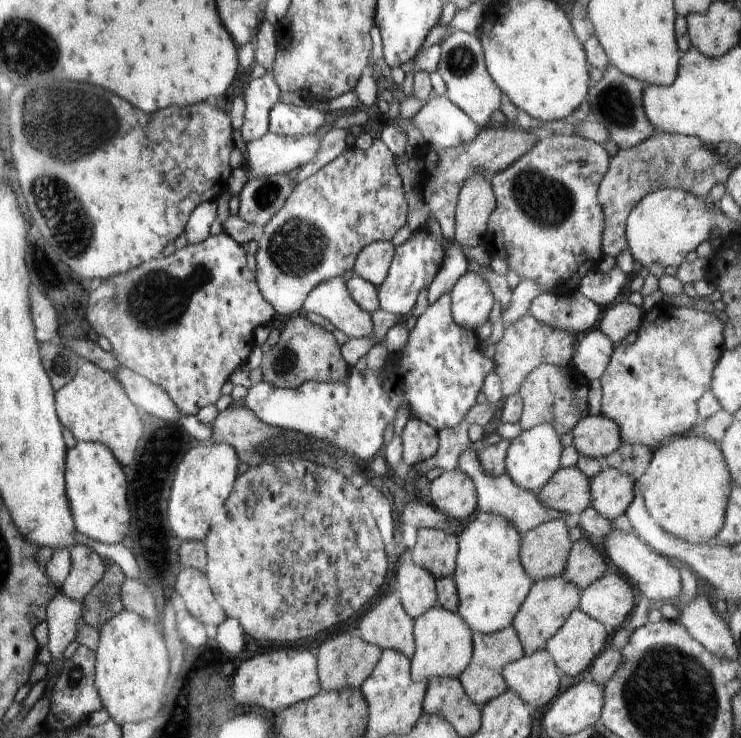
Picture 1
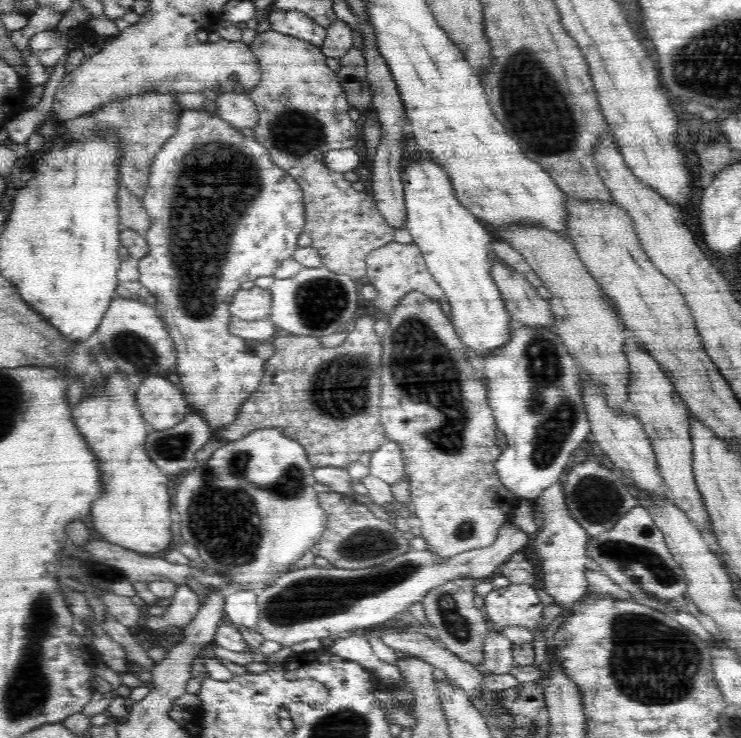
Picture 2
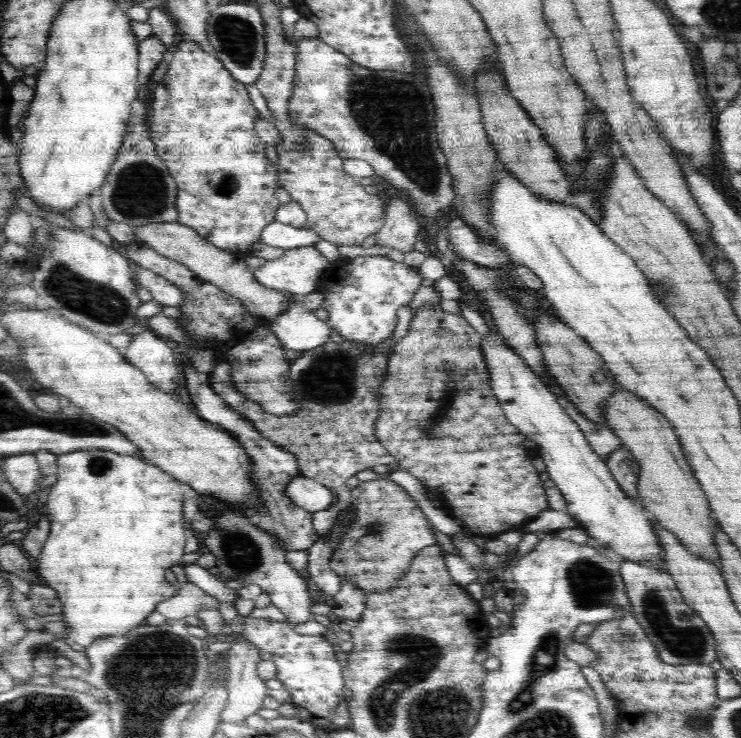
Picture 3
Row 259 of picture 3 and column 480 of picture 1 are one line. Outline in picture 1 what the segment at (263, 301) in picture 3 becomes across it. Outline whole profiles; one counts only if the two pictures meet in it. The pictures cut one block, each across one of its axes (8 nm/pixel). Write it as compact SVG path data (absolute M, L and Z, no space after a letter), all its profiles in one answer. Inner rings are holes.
M480 172L470 176L458 195L454 242L462 247L478 246L494 209L495 196L490 182Z

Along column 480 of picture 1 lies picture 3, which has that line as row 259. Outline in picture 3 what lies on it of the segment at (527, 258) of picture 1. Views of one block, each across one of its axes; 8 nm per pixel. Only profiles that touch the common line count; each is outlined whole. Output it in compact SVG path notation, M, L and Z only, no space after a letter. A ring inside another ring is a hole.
M184 40L175 46L168 73L154 90L153 101L149 136L178 185L177 221L193 228L216 248L246 260L251 256L252 244L261 241L262 230L276 221L276 210L281 206L276 197L278 167L266 157L266 144L254 130L260 114L248 97L247 86L235 80L211 51Z

